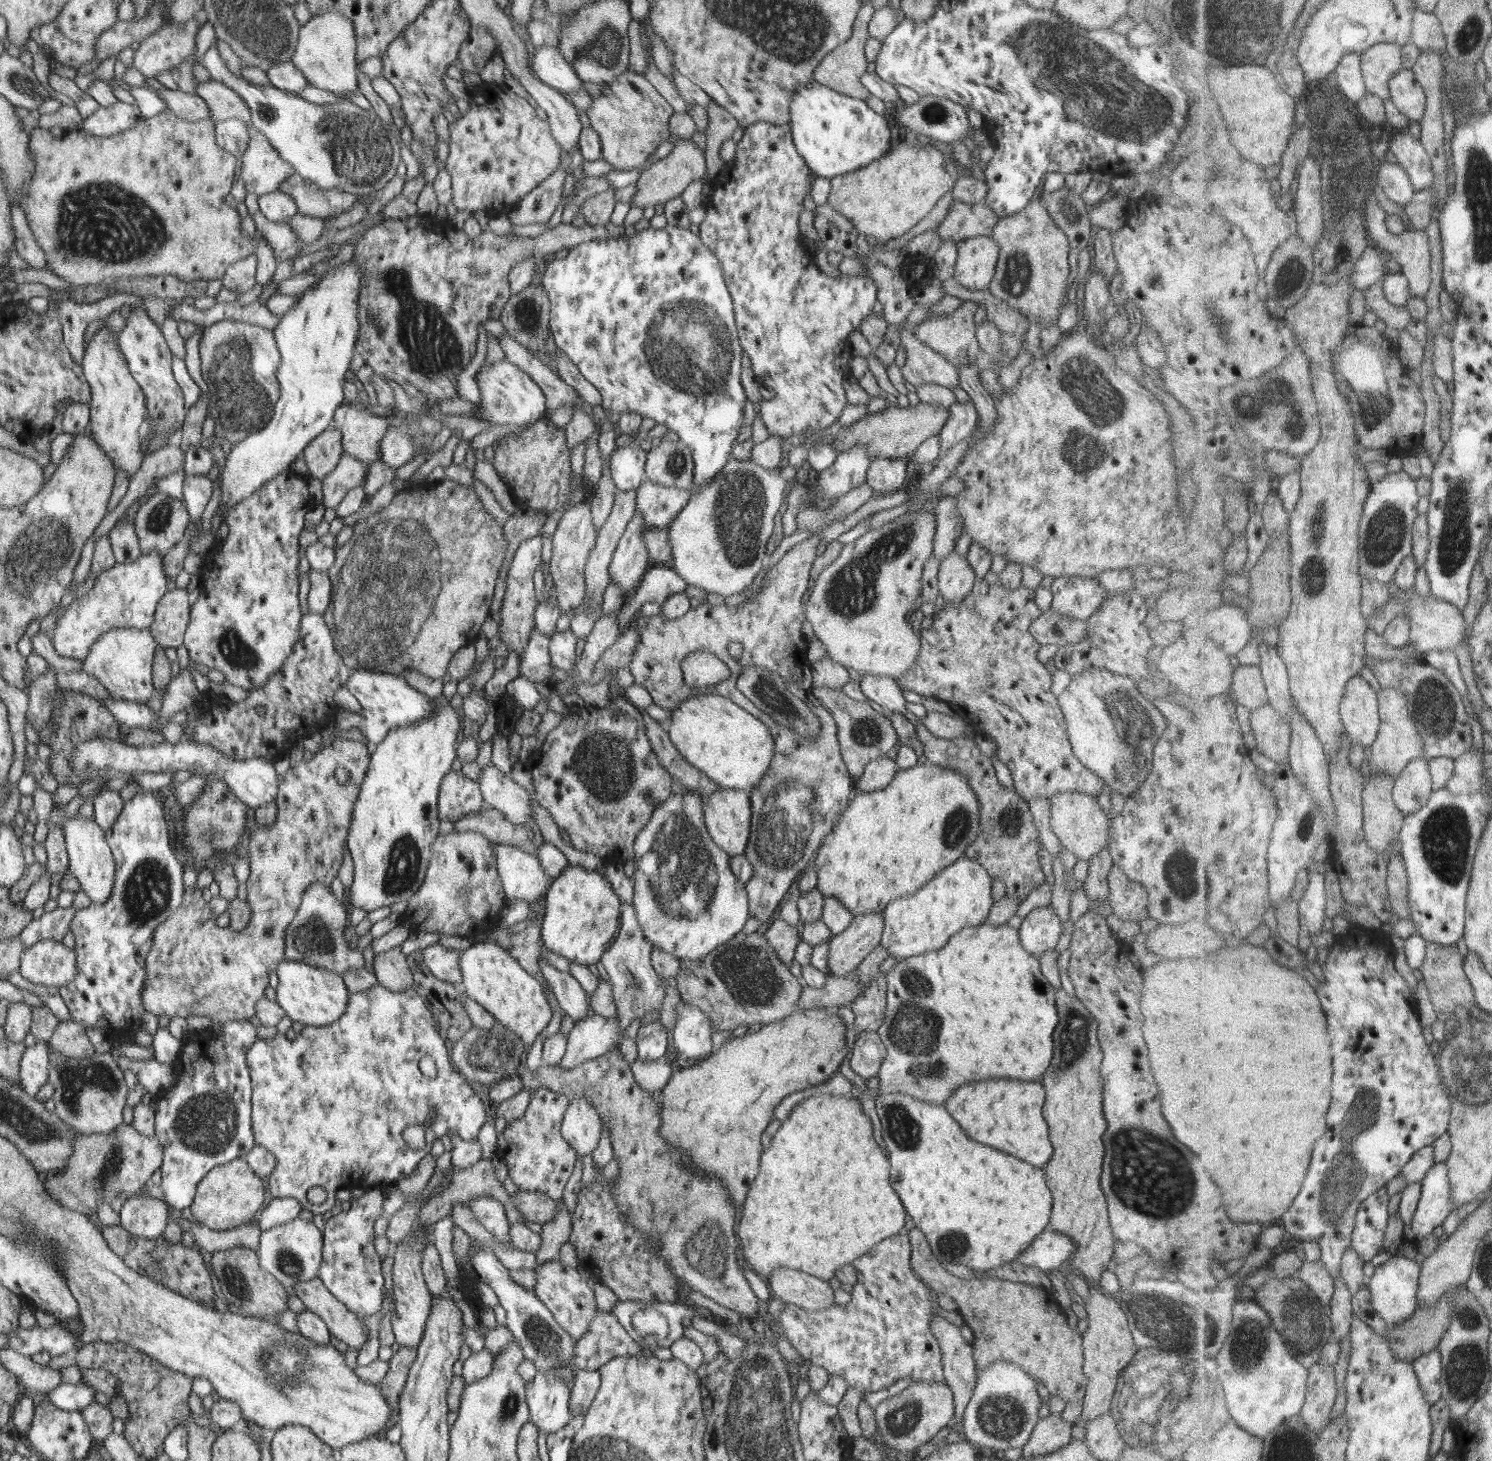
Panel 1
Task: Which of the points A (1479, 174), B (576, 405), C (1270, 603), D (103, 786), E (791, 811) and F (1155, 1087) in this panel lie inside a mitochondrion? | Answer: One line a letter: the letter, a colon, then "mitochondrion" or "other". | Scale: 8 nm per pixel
A: mitochondrion
B: other
C: other
D: other
E: mitochondrion
F: other

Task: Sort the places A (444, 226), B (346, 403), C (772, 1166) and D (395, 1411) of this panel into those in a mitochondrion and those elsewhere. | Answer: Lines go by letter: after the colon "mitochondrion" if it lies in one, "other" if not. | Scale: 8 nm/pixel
A: other
B: other
C: other
D: other

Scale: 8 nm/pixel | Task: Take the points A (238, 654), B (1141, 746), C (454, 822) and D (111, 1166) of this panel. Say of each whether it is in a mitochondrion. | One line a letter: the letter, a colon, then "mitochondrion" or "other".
A: mitochondrion
B: mitochondrion
C: other
D: mitochondrion

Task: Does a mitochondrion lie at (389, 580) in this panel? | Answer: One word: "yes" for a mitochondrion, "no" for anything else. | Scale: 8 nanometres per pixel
yes

